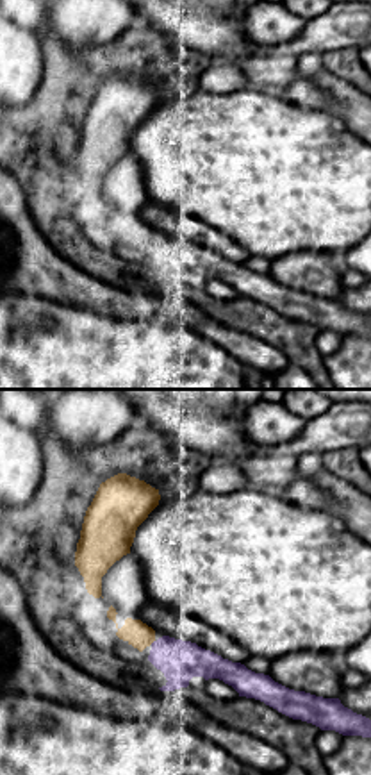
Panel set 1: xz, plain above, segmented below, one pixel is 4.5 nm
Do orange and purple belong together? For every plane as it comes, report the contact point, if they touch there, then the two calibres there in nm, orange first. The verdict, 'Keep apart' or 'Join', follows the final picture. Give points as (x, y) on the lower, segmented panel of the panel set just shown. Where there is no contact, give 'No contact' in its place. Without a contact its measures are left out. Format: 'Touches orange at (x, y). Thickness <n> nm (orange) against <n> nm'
Touches orange at (152, 641). Thickness 120 nm (orange) against 180 nm

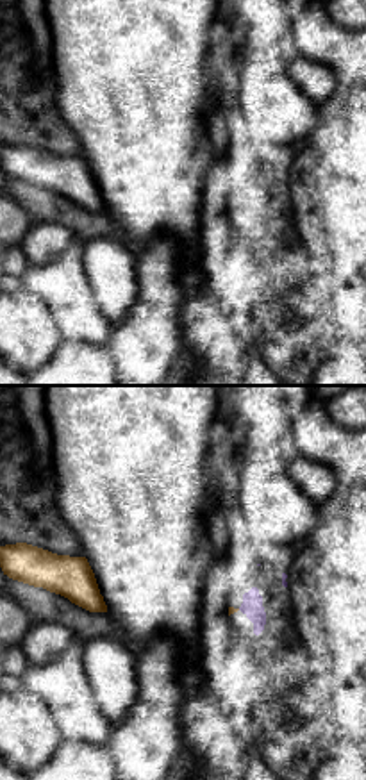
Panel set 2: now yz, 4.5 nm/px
No contact

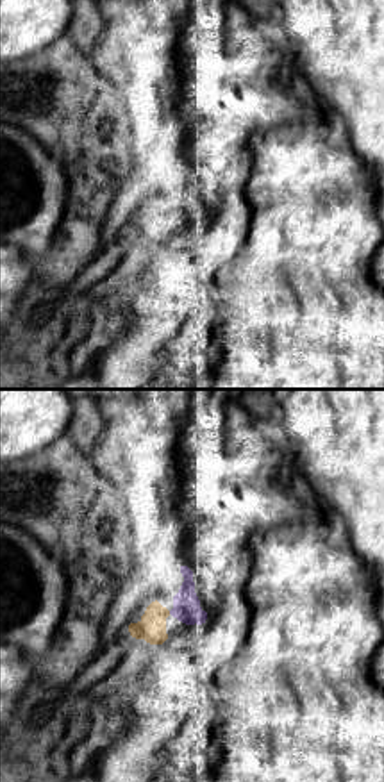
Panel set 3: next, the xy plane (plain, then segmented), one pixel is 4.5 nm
No contact

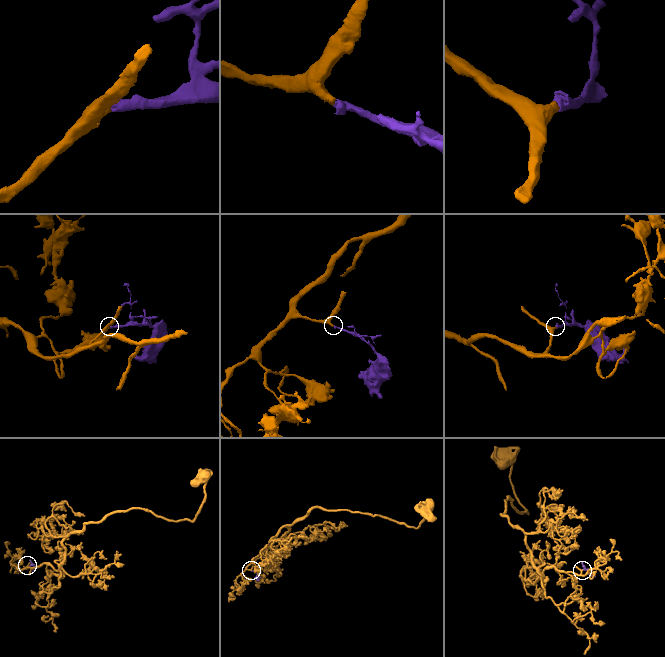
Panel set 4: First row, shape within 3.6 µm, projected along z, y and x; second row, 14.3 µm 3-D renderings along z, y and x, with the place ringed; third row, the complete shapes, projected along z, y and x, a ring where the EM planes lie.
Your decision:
Join

